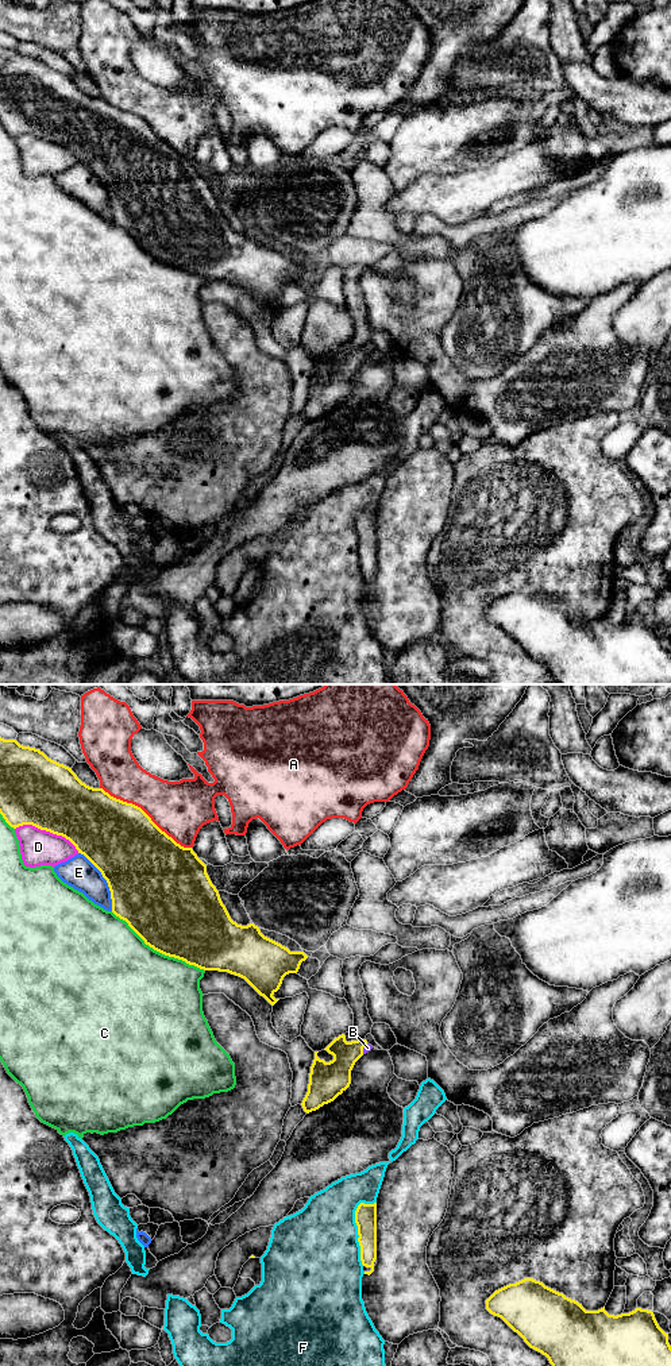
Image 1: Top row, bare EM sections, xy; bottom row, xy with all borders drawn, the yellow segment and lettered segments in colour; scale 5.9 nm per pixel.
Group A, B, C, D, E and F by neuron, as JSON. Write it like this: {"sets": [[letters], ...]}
{"sets": [["A"], ["B"], ["C"], ["D"], ["E"], ["F"]]}

